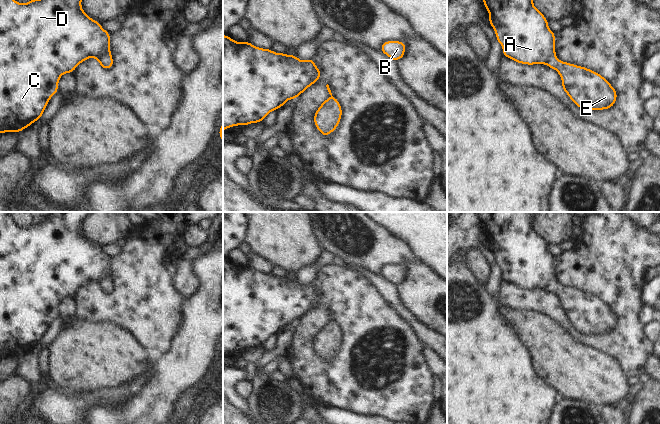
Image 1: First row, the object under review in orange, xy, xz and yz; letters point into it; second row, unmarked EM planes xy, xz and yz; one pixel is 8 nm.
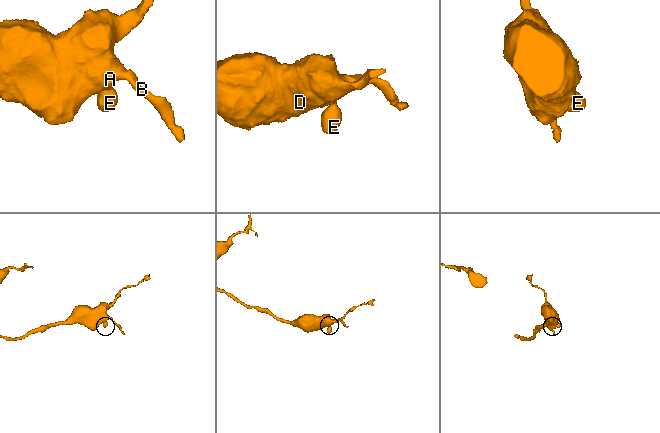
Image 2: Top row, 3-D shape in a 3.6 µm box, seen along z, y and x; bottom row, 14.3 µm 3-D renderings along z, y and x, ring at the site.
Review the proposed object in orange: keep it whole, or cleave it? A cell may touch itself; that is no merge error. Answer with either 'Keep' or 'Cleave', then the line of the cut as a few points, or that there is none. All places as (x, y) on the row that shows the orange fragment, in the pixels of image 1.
Keep. No split.

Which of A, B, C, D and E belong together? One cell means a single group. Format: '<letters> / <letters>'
A B C D E

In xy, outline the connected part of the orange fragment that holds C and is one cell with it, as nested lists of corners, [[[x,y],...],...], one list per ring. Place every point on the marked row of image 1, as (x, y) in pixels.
[[[0,0],[0,134],[19,133],[41,118],[49,100],[58,92],[60,77],[72,73],[81,62],[94,57],[104,69],[113,66],[110,33],[83,11],[81,1],[31,0],[21,4]]]

